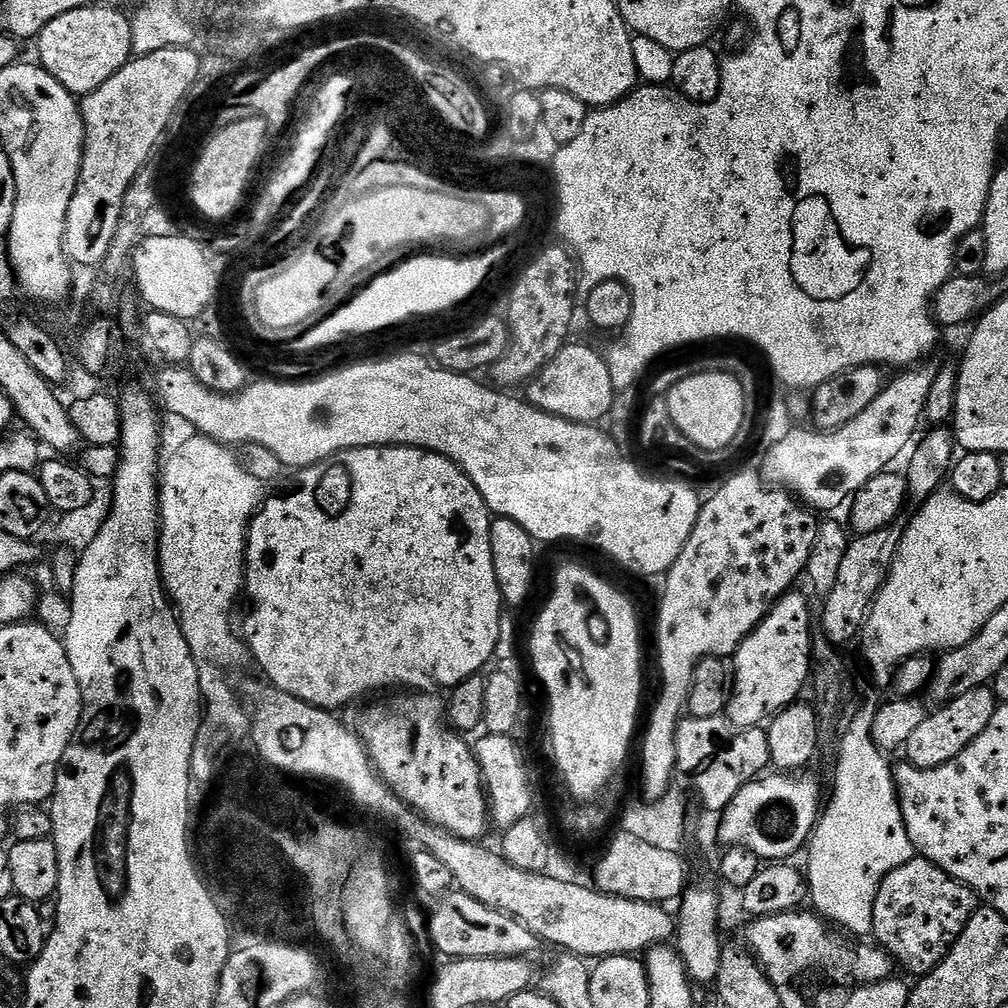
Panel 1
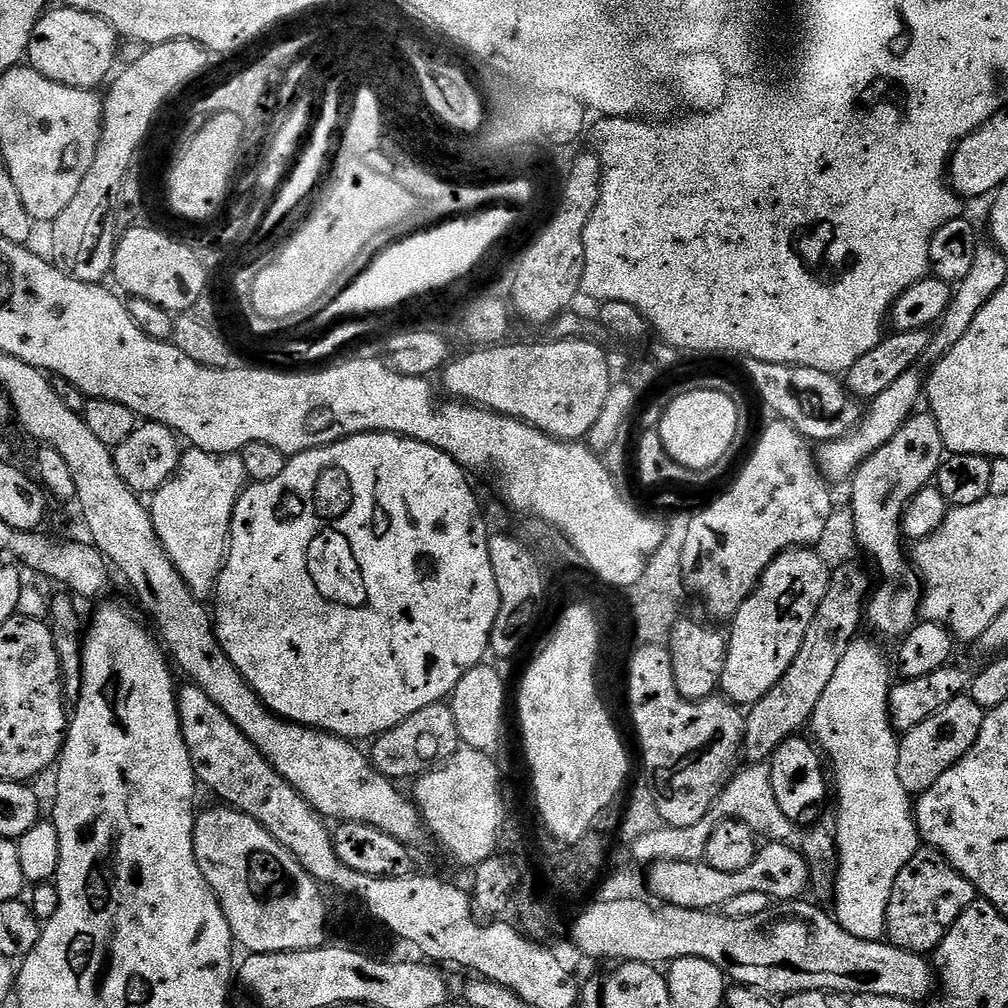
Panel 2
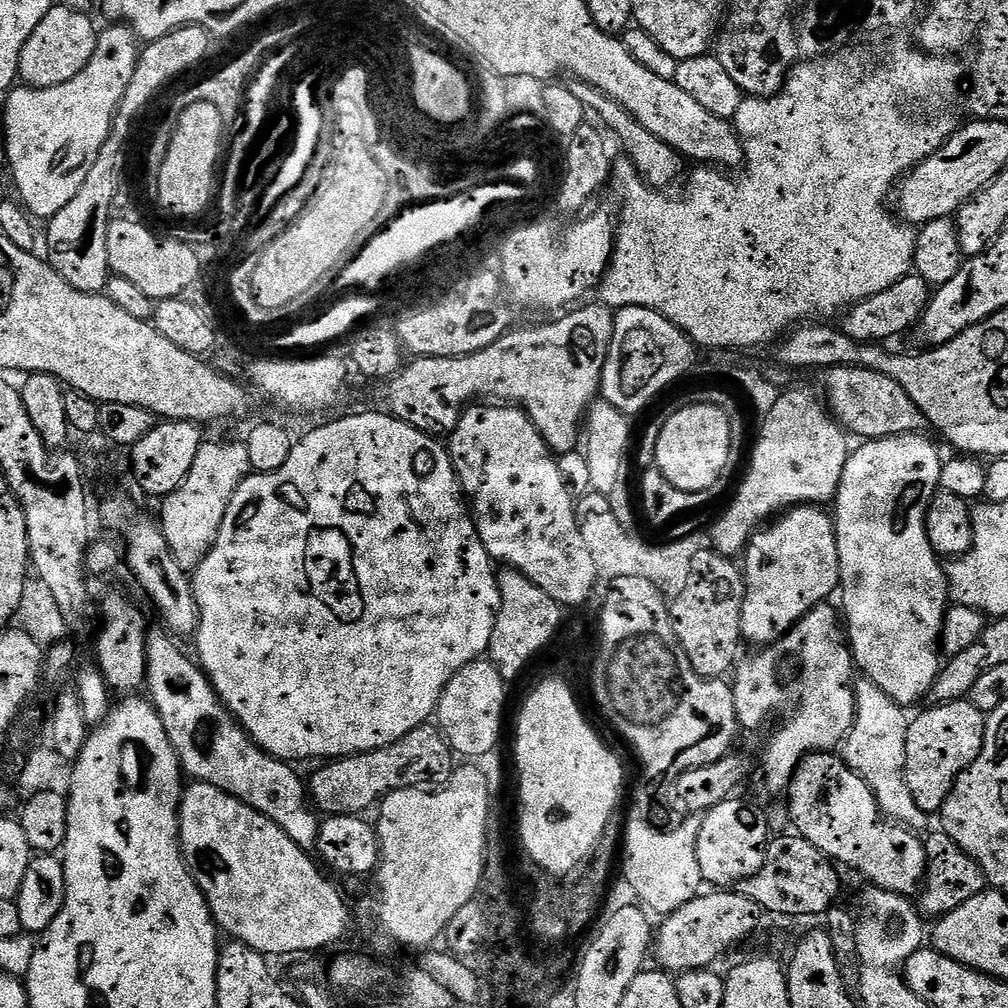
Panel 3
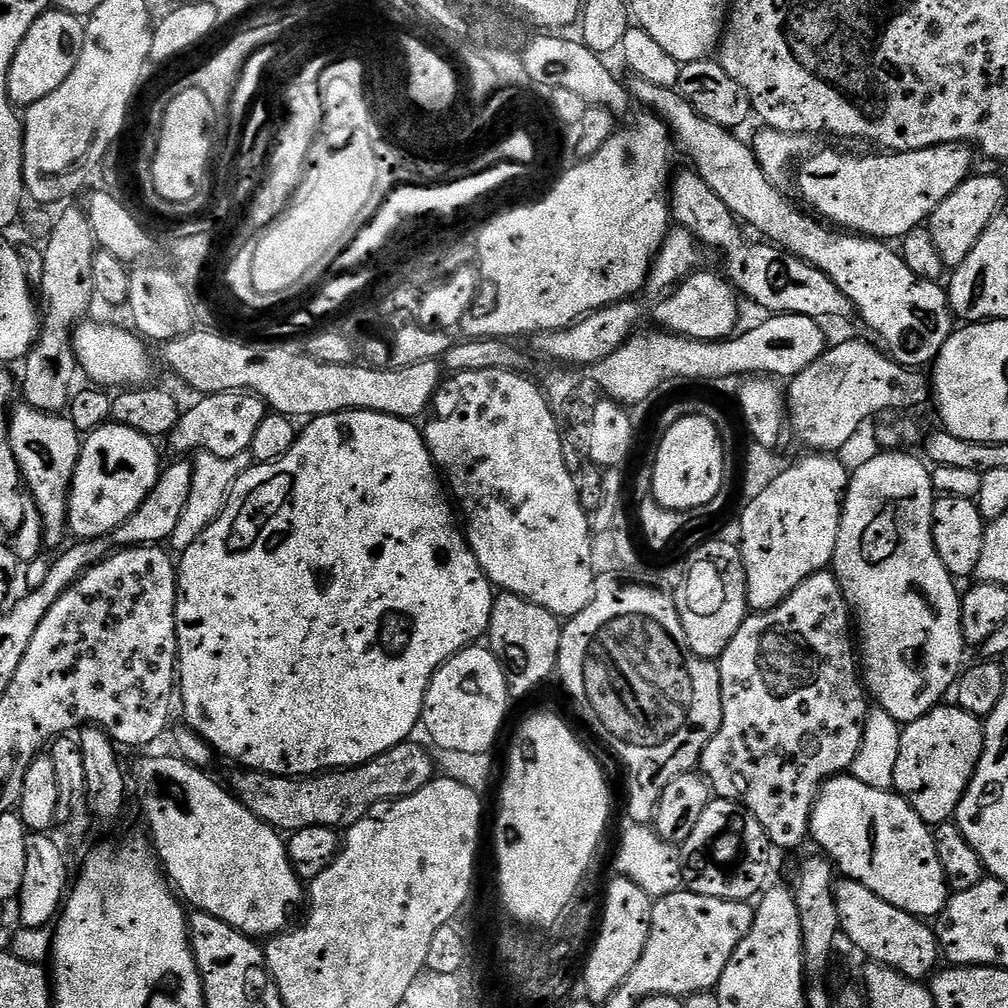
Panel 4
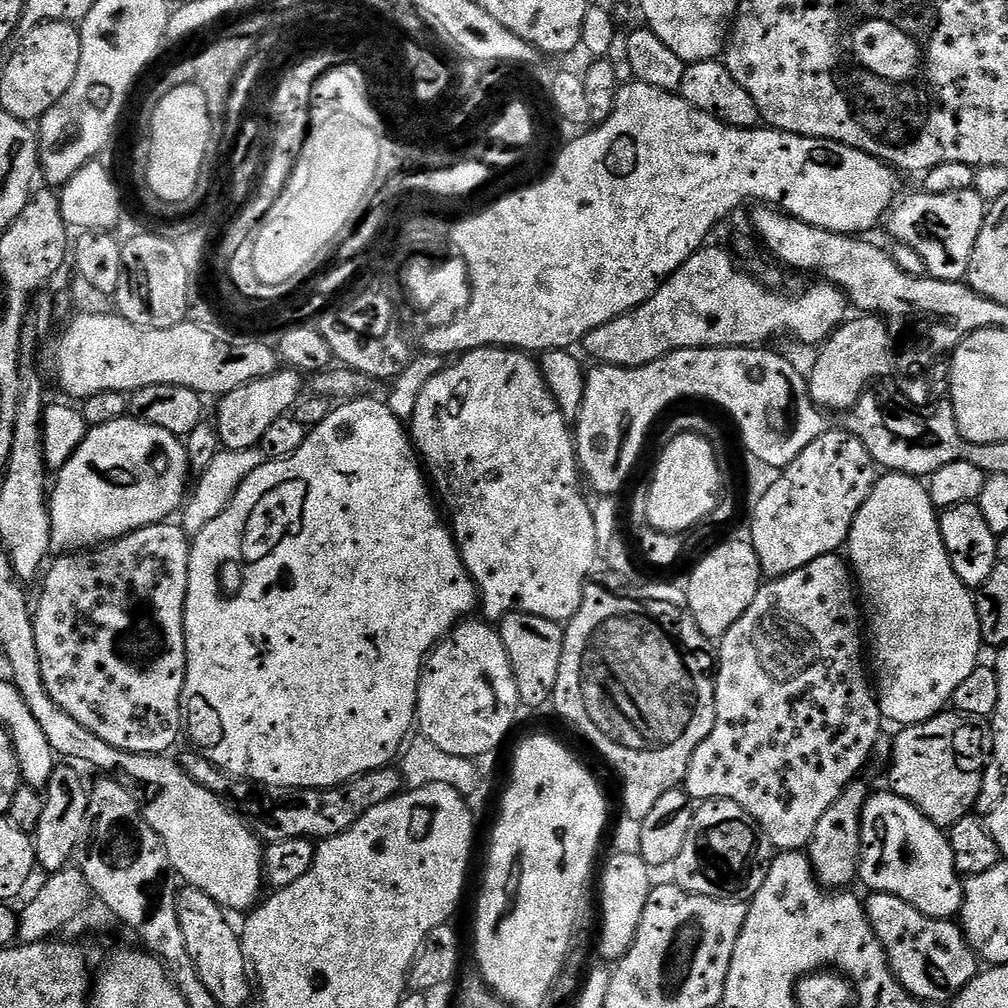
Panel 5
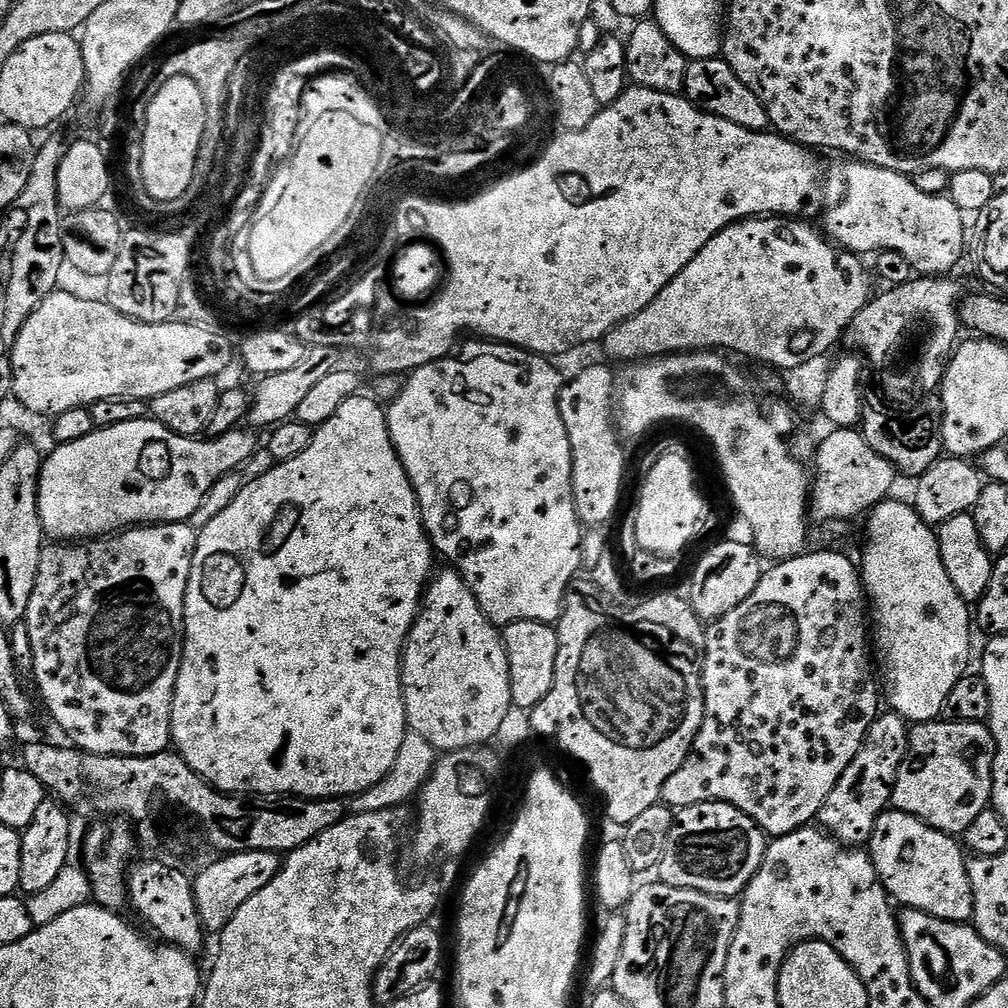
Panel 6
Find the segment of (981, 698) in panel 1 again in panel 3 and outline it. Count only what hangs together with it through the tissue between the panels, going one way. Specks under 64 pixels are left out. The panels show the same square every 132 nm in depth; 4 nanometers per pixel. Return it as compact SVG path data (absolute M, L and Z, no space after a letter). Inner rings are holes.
M967 699L953 704L928 706L920 717L913 719L906 734L906 766L904 781L914 794L918 810L929 814L939 813L954 782L978 758L984 741L985 713L969 704Z

